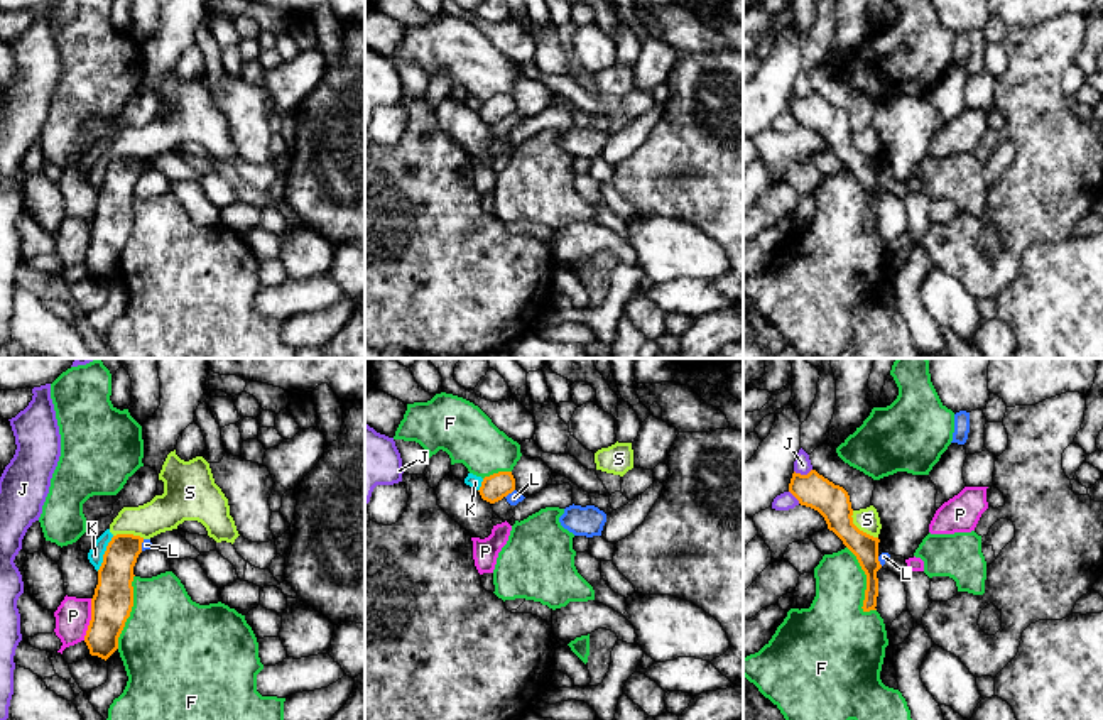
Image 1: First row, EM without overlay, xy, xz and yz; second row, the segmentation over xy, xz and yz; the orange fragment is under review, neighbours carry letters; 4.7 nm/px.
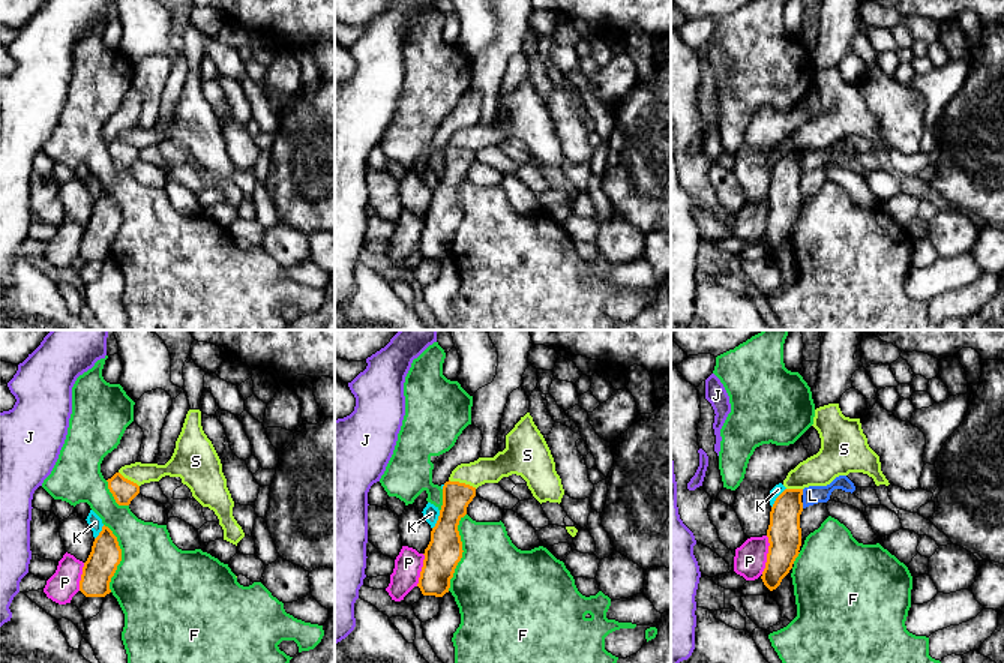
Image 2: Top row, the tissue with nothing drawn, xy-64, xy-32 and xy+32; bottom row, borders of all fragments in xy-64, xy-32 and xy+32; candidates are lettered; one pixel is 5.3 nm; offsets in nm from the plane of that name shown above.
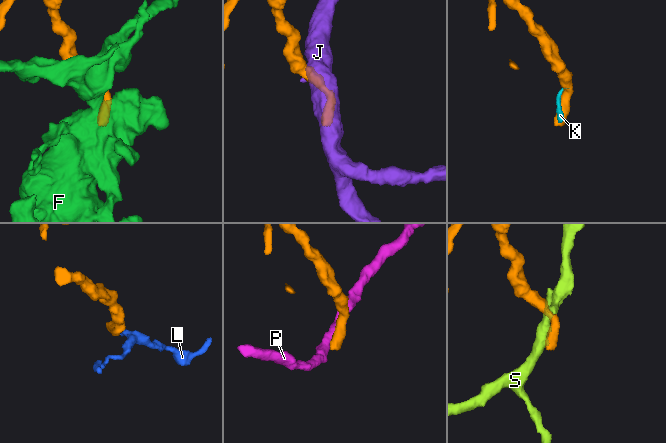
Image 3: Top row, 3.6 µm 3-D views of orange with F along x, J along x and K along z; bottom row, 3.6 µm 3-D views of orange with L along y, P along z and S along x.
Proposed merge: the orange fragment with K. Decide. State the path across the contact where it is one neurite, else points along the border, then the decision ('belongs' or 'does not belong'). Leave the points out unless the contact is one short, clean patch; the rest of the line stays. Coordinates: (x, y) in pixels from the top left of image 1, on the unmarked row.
along xy (114, 158), (97, 191) | does not belong

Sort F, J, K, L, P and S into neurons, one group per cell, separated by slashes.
F / J / K S / L / P

